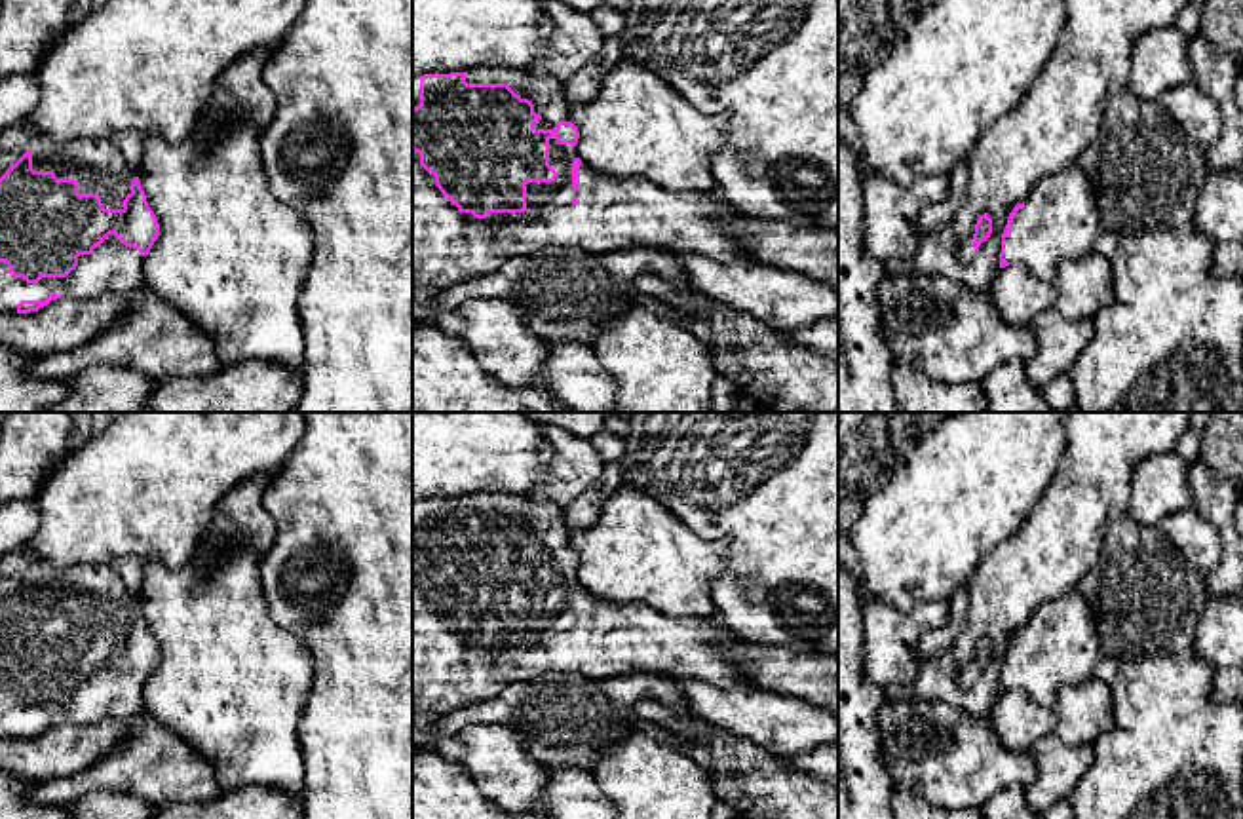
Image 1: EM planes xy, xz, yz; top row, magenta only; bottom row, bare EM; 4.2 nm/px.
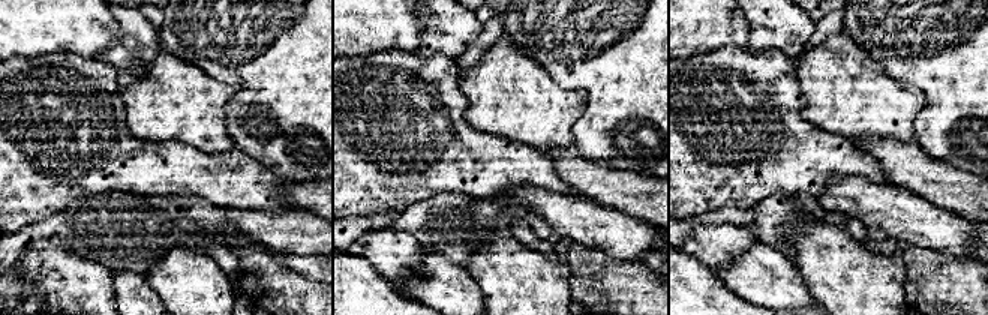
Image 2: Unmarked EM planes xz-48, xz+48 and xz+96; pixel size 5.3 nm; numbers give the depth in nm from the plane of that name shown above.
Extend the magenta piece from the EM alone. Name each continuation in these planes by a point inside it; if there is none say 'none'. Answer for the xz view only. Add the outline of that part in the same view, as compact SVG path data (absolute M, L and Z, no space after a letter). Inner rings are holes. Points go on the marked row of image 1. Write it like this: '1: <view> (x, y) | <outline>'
1: xz (449, 247) | M549 139L549 165L557 171L553 182L526 184L525 213L490 213L475 219L460 213L435 186L435 177L420 165L412 150L412 287L447 291L462 281L492 274L509 258L534 255L547 247L580 247L591 253L629 251L637 247L669 253L703 255L724 262L751 262L751 253L730 232L739 215L717 190L677 196L654 182L599 175L583 162L580 188L572 188L576 146Z

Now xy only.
1: xy (97, 164) | M25 120L0 133L0 177L27 152L34 171L53 171L57 179L76 179L80 194L97 194L105 209L124 209L137 177L110 139L84 137L57 141L38 133Z

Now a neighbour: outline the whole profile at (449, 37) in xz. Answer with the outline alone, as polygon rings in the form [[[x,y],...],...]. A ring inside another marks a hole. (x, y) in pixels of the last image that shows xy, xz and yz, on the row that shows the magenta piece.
[[[412,0],[412,76],[528,70],[549,40],[542,0]]]

